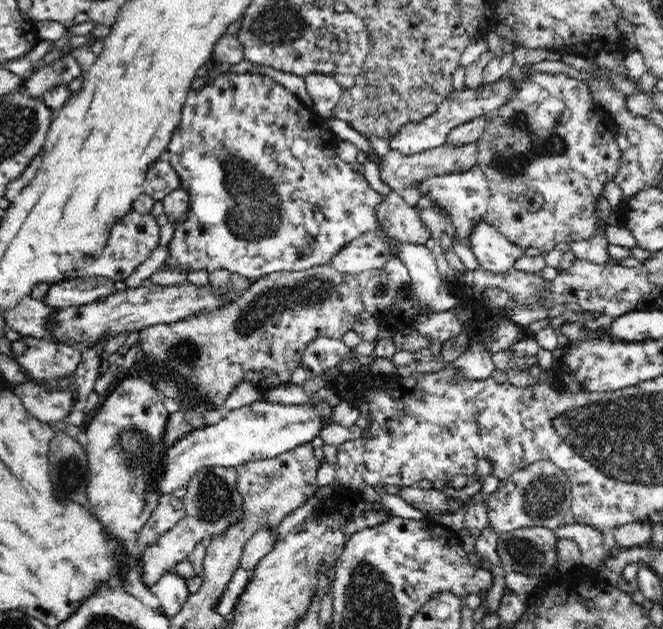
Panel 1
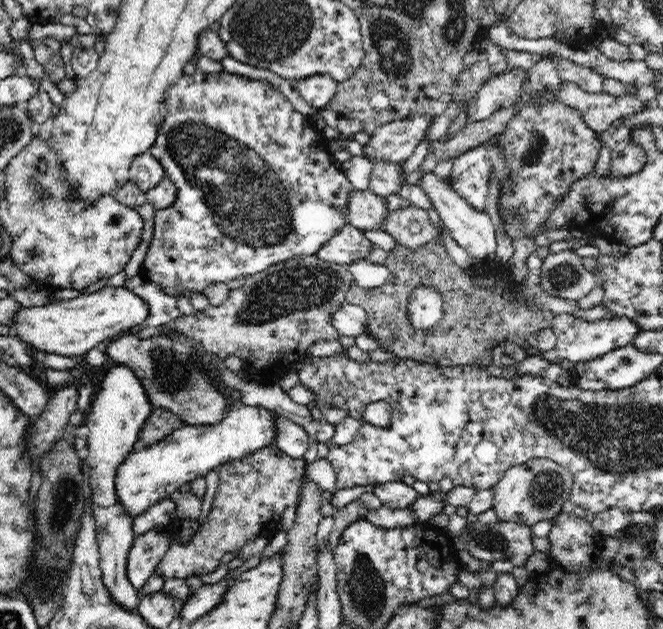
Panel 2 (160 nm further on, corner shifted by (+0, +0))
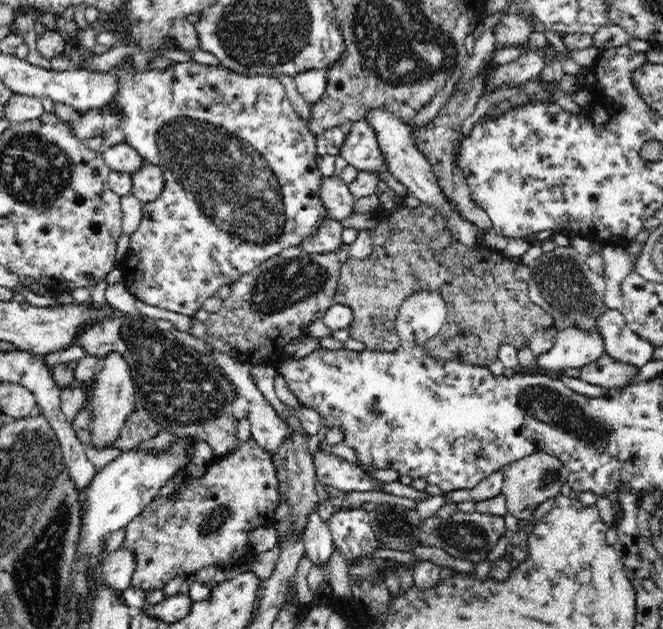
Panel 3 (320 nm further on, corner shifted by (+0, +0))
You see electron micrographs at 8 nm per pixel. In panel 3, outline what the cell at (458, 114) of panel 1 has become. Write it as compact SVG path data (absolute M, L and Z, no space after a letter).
M365 120L353 123L339 153L349 166L360 171L387 171L386 159L379 149L377 134Z

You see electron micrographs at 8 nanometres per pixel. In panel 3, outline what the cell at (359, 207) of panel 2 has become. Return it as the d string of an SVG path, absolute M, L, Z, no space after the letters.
M340 177L324 178L319 186L319 196L330 219L341 221L354 214L352 204L358 198L355 198L348 188L348 183Z

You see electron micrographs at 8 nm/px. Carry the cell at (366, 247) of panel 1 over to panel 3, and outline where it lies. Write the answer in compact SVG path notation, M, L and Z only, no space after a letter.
M324 219L315 235L307 236L299 247L310 254L336 253L344 245L341 239L343 226L340 221Z

